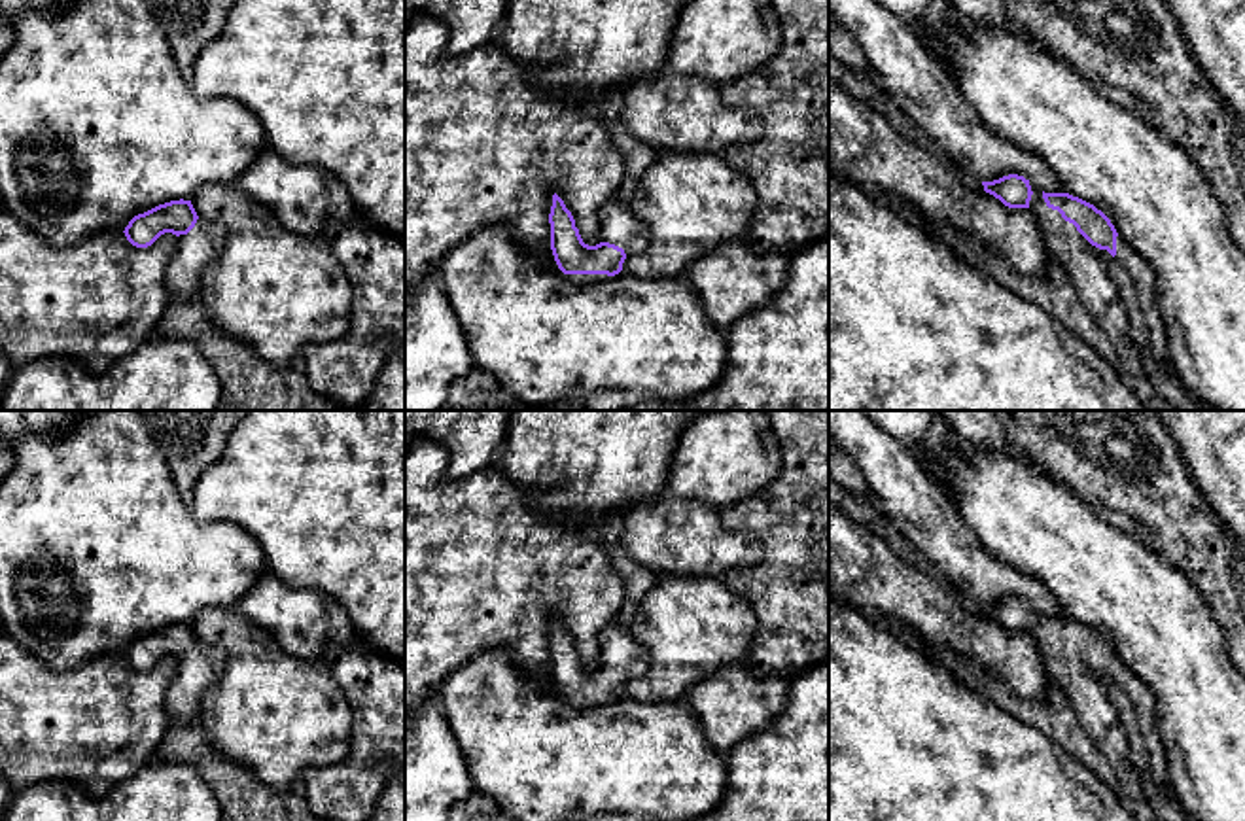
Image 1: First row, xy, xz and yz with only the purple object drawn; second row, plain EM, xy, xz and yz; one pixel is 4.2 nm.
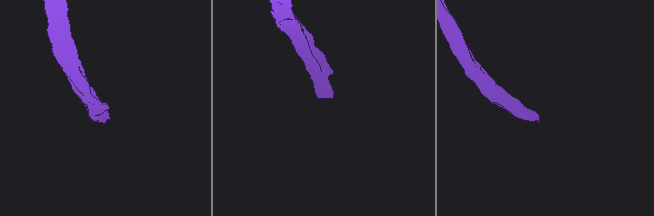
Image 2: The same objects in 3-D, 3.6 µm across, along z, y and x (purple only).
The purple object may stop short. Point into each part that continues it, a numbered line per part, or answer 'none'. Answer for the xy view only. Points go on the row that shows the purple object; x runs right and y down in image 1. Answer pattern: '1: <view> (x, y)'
1: xy (195, 250)

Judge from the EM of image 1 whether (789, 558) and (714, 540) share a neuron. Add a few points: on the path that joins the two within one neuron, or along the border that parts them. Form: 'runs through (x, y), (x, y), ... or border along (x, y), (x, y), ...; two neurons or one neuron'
border along (754, 530), (765, 557), (725, 574); two neurons

